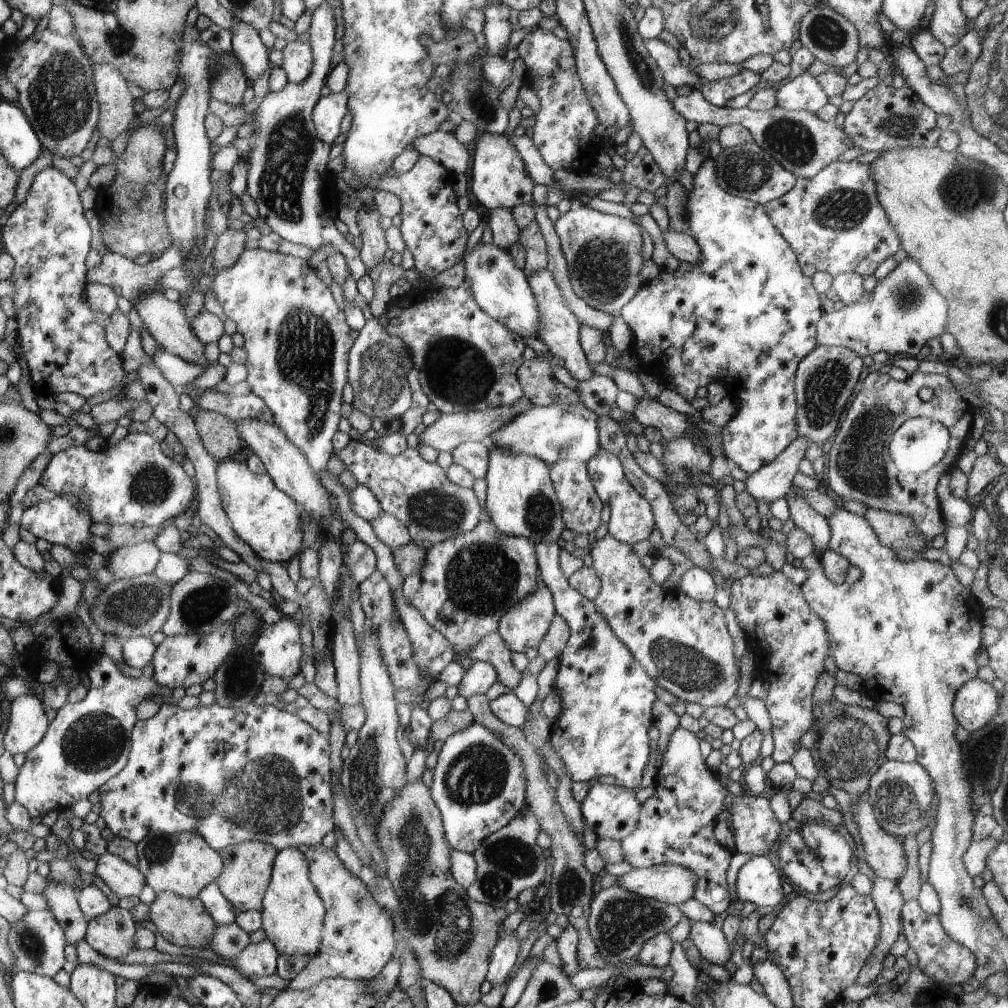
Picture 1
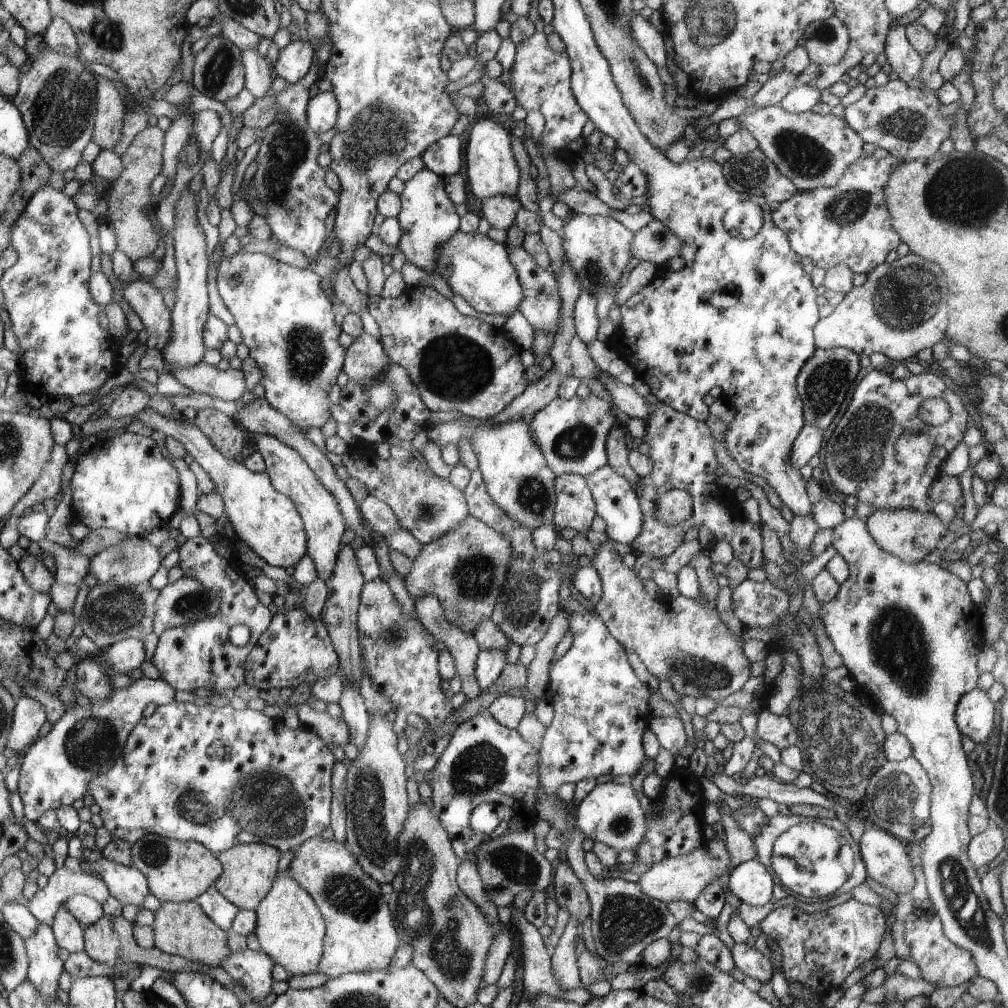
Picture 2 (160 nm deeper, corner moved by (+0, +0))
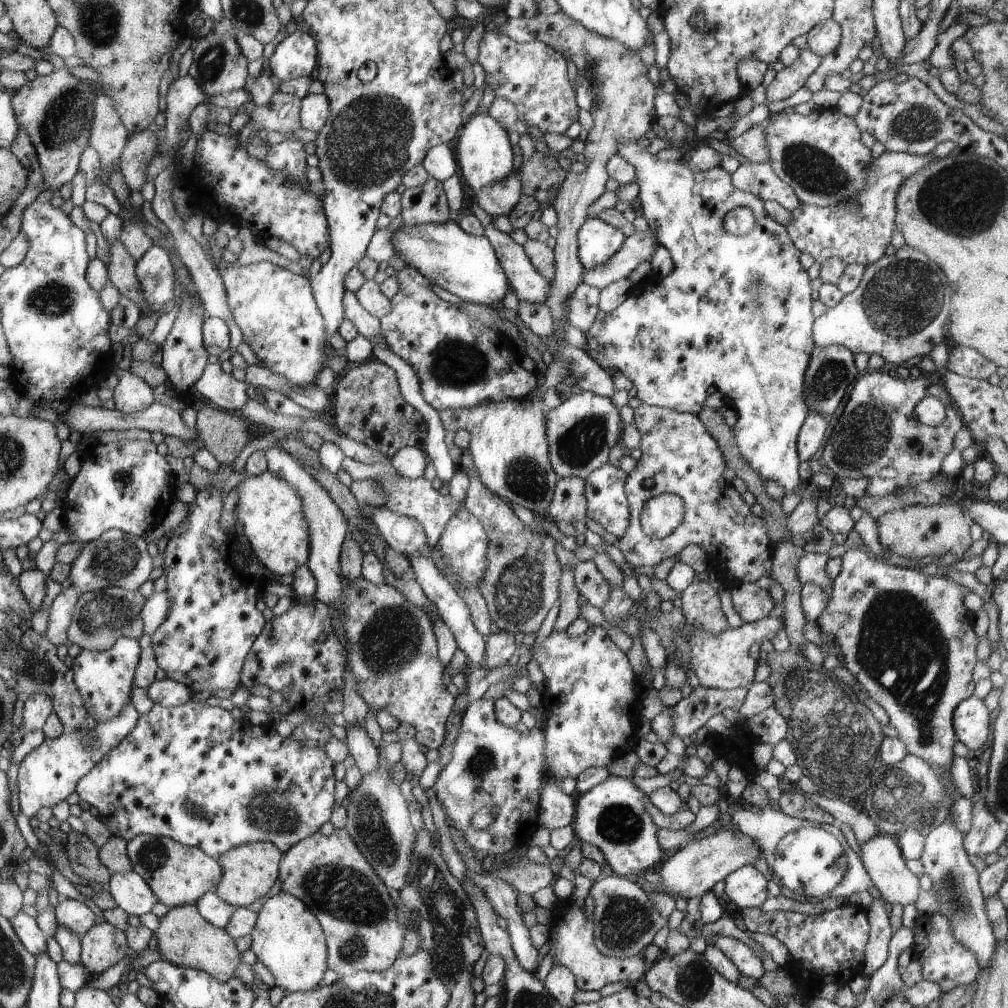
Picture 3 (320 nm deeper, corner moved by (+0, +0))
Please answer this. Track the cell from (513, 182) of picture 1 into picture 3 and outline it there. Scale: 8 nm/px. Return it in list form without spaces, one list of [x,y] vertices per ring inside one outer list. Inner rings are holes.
[[[476,112],[462,125],[460,138],[456,142],[456,162],[460,166],[460,174],[464,182],[472,190],[480,190],[487,184],[502,180],[514,171],[514,150],[508,140],[509,132],[500,126],[494,117],[488,113]]]

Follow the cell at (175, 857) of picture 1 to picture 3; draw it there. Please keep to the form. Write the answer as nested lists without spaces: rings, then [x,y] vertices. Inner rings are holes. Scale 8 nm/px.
[[[141,834],[128,841],[127,853],[131,857],[134,872],[150,883],[159,902],[170,907],[196,906],[196,902],[208,893],[208,890],[214,890],[222,876],[222,867],[217,859],[198,847],[189,847],[168,837]]]

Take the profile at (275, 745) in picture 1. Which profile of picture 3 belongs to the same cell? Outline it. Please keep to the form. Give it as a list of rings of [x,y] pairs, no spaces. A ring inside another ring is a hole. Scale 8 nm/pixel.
[[[190,700],[177,707],[164,707],[154,703],[148,713],[139,715],[139,722],[122,742],[104,756],[90,773],[85,774],[76,785],[79,798],[98,810],[98,818],[110,830],[111,834],[128,841],[141,834],[168,837],[189,847],[198,847],[212,858],[218,860],[227,850],[246,843],[266,841],[275,843],[281,851],[286,852],[293,844],[308,835],[318,833],[320,827],[330,820],[335,805],[335,764],[328,758],[324,749],[303,747],[292,737],[283,738],[274,730],[273,725],[253,725],[248,722],[235,721],[230,711],[222,707],[206,705],[205,702]]]

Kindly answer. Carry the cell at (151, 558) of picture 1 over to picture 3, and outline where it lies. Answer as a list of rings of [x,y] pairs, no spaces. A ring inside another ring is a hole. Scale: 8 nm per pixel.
[[[108,529],[95,541],[86,543],[76,560],[72,562],[69,579],[70,586],[78,589],[80,594],[102,590],[108,587],[122,587],[129,591],[138,590],[154,569],[152,556],[146,549],[143,537],[122,532],[120,529]]]

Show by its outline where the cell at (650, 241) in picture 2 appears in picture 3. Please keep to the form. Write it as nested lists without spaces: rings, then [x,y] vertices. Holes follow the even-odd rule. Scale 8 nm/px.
[[[650,230],[646,233],[636,231],[631,237],[625,237],[620,250],[604,264],[585,269],[582,283],[601,291],[610,283],[628,277],[641,262],[650,262],[658,246],[660,244]]]

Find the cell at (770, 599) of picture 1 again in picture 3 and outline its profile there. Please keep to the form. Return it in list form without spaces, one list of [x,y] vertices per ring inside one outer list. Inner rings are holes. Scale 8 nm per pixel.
[[[752,583],[731,588],[731,597],[733,606],[744,623],[768,617],[770,610],[775,606],[768,590]]]

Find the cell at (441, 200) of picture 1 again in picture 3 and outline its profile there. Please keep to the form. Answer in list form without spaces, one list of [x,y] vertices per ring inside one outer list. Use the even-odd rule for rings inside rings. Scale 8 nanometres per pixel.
[[[429,177],[423,185],[407,188],[401,194],[402,218],[406,226],[443,223],[450,216],[443,183]]]

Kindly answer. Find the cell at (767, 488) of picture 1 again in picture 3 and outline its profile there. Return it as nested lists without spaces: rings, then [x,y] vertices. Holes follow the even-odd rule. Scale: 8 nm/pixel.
[[[809,411],[806,415],[797,436],[797,453],[800,462],[810,461],[812,456],[822,448],[829,421],[830,416],[816,411]]]

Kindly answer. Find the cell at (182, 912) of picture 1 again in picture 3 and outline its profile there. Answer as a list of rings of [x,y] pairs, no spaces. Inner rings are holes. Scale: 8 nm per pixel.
[[[180,905],[172,907],[159,920],[160,925],[155,930],[158,948],[163,959],[187,969],[207,972],[212,978],[225,983],[235,977],[237,967],[241,962],[241,952],[235,938],[226,935],[223,927],[214,926],[200,914],[197,906]]]

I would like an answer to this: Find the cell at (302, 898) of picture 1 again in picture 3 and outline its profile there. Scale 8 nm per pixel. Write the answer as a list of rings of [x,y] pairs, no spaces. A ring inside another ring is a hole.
[[[280,891],[263,904],[251,932],[251,950],[286,994],[318,989],[327,971],[327,942],[315,914],[294,895]]]

